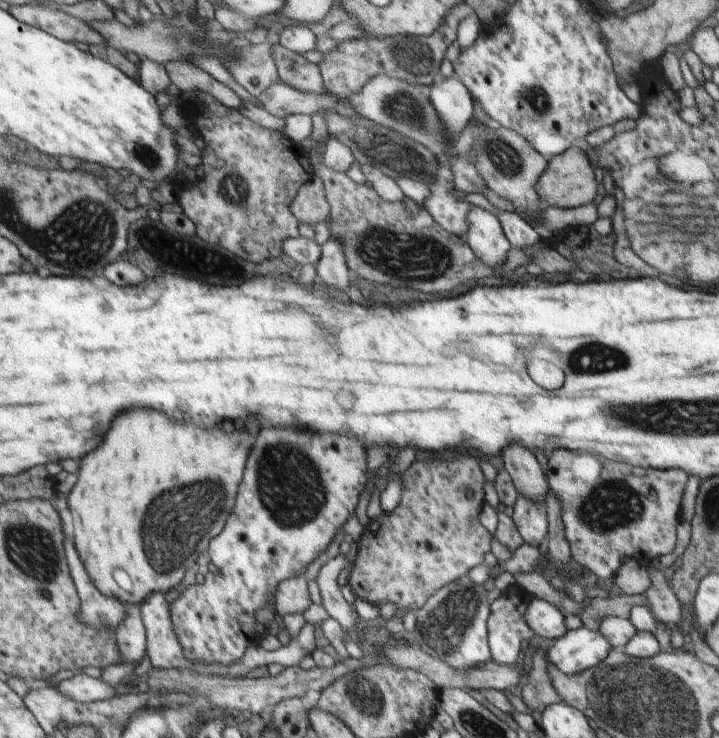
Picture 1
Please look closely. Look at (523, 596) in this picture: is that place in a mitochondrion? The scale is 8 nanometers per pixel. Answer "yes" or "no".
no

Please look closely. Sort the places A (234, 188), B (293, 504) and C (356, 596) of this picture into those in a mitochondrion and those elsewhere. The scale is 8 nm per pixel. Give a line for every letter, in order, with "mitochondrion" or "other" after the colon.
A: mitochondrion
B: mitochondrion
C: other

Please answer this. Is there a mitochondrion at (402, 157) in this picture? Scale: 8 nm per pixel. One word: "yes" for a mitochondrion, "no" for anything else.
yes

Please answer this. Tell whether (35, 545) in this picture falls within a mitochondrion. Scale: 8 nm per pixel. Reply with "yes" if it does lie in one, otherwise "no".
yes

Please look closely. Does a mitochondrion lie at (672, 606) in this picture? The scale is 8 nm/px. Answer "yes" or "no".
no

